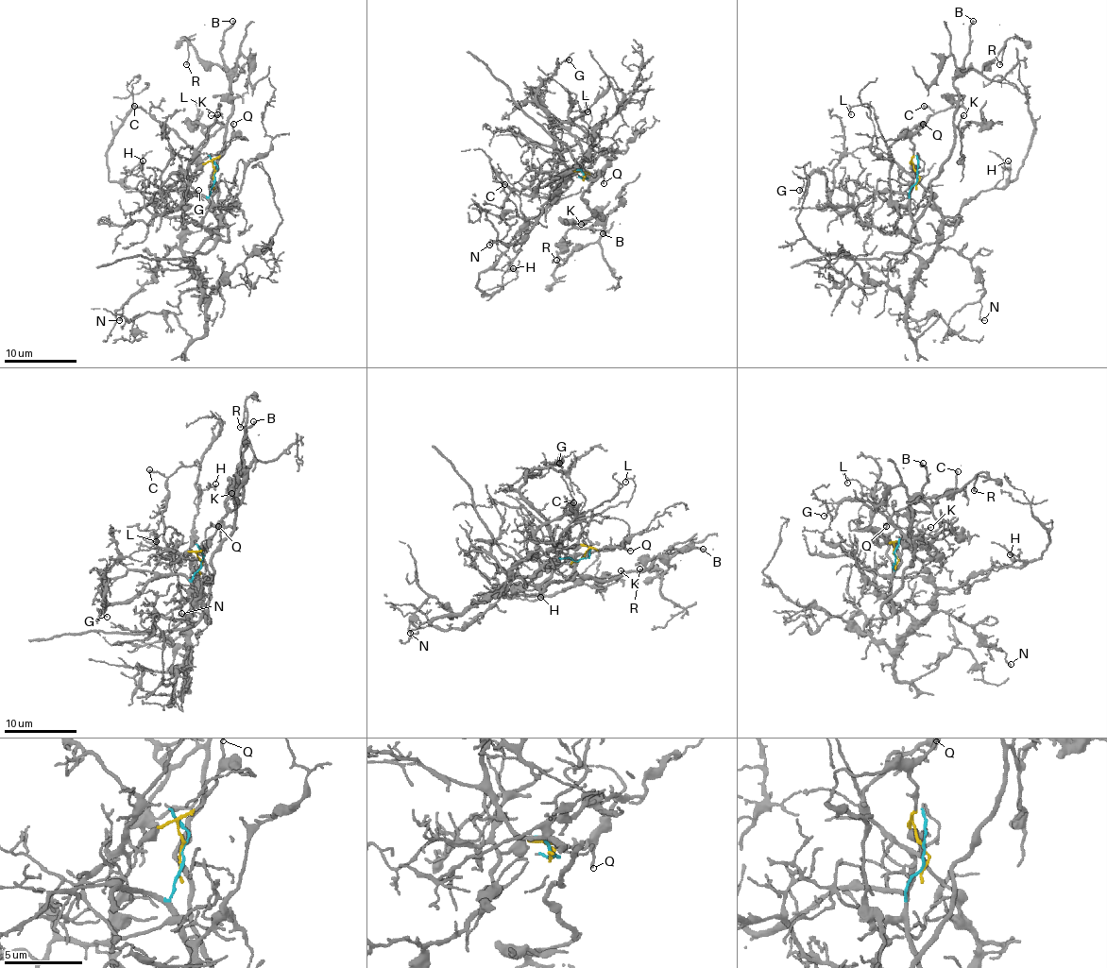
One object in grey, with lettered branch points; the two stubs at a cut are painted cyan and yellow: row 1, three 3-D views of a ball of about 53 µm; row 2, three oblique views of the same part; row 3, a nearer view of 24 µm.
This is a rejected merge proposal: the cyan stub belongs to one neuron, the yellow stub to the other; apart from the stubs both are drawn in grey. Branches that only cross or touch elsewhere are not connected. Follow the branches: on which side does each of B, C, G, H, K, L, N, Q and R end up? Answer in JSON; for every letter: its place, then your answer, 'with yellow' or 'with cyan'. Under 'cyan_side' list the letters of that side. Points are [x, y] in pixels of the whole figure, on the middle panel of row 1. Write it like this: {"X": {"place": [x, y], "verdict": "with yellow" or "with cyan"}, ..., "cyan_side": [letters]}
{"B": {"place": [603, 233], "verdict": "with cyan"}, "C": {"place": [504, 184], "verdict": "with yellow"}, "G": {"place": [569, 59], "verdict": "with cyan"}, "H": {"place": [513, 268], "verdict": "with yellow"}, "K": {"place": [581, 224], "verdict": "with cyan"}, "L": {"place": [587, 111], "verdict": "with yellow"}, "N": {"place": [489, 245], "verdict": "with yellow"}, "Q": {"place": [604, 183], "verdict": "with yellow"}, "R": {"place": [556, 260], "verdict": "with cyan"}, "cyan_side": ["B", "G", "K", "R"]}

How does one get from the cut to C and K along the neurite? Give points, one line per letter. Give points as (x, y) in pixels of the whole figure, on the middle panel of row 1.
C: (584, 178), (580, 171), (568, 171), (562, 177), (559, 173), (560, 149), (518, 195), (504, 183)
K: (584, 177), (579, 169), (591, 175), (593, 180), (582, 196), (595, 214), (580, 223)

